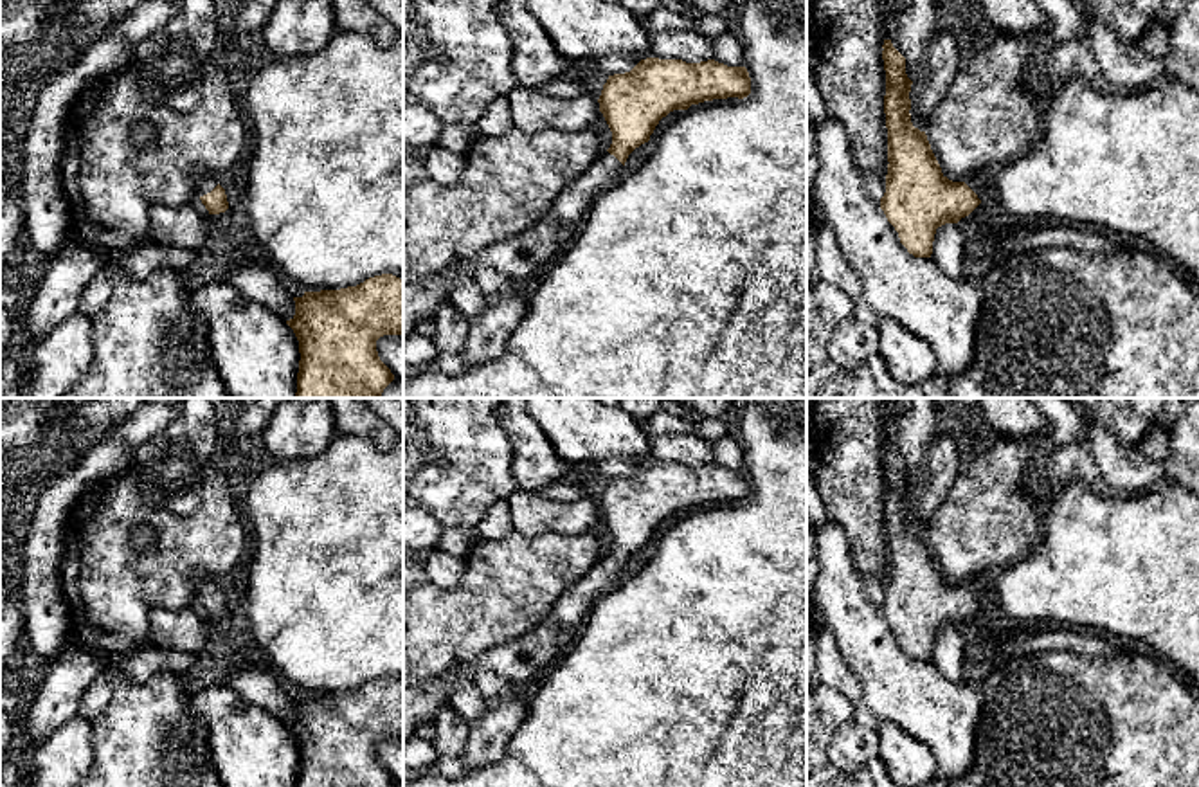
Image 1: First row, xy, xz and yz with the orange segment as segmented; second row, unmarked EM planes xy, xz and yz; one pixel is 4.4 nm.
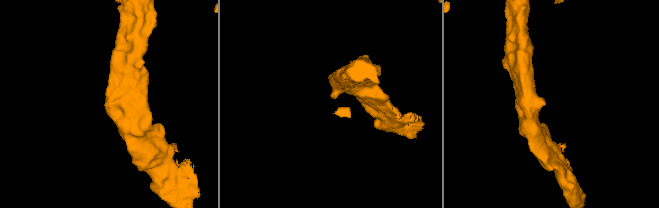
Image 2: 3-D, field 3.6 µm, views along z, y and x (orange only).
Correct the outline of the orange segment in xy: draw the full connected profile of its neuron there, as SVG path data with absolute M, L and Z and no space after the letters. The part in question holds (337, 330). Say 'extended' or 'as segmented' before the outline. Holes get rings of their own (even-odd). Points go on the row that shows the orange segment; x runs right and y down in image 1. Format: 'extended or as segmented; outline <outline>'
as segmented; outline M382 274L356 286L304 292L293 301L295 315L286 324L301 353L295 398L380 398L394 375L380 360L376 340L403 335L403 281Z

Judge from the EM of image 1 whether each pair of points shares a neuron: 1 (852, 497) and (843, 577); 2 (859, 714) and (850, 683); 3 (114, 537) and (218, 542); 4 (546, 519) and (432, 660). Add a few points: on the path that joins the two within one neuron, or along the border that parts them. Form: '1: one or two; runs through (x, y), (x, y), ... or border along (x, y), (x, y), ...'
1: two; border along (829, 517), (841, 526), (848, 557), (861, 575)
2: one; runs through (857, 706), (850, 690)
3: one; runs through (139, 562), (166, 562), (184, 544), (191, 542)
4: two; border along (513, 528), (530, 535), (575, 535)

